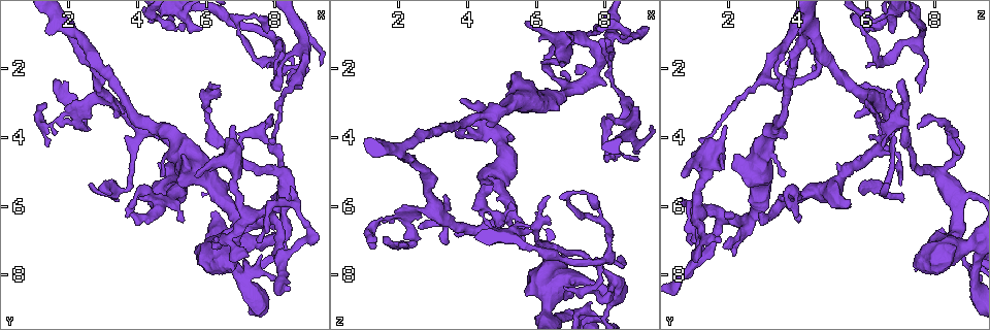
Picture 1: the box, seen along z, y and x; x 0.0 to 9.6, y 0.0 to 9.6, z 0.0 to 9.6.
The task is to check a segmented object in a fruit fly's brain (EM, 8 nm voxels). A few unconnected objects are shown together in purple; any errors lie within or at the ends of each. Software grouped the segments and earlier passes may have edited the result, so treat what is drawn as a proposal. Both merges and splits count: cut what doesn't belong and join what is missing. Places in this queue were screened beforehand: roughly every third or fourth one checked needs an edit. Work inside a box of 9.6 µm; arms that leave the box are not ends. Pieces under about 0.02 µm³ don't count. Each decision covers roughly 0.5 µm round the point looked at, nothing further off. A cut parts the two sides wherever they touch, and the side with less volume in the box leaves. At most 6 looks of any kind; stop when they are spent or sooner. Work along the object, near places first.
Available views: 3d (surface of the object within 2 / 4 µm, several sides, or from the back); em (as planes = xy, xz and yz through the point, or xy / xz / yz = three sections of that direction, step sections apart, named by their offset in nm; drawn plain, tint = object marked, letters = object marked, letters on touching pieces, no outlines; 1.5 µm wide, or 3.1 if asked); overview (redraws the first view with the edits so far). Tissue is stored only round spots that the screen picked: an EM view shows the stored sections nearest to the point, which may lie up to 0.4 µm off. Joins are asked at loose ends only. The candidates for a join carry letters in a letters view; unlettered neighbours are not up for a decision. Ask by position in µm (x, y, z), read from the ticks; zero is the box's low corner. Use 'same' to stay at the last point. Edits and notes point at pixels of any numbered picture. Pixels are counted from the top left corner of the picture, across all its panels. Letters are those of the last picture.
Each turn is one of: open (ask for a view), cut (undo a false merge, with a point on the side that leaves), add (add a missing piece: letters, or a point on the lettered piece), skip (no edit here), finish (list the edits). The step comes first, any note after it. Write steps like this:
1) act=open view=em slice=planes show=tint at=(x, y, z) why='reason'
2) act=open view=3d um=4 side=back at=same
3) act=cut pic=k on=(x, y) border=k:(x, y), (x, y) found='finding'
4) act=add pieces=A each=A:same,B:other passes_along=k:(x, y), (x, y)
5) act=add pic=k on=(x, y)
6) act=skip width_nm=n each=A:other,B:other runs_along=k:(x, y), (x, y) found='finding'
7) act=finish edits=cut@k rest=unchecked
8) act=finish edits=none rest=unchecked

act=open view=em slice=yz step=4 show=letters at=(8.25, 1.50, 4.55) why='an open end'

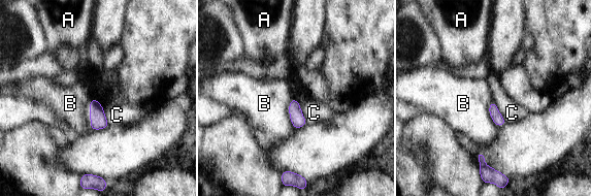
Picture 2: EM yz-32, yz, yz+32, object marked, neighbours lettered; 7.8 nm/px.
act=skip longest_contact=B:260nm each=A:other,B:other,C:other border=2:(294, 98), (306, 123) found='none of them fits'

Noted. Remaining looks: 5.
act=open view=em slice=planes show=letters at=(6.15, 4.90, 1.80) why='an open end'

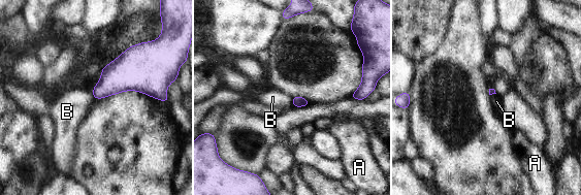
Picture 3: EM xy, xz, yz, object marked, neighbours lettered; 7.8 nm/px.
act=skip each=A:other,B:other border=3:(291, 97), (293, 105) found='none of them fits'

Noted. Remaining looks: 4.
act=open view=3d um=4 at=(7.20, 7.45, 1.10) why='free end'

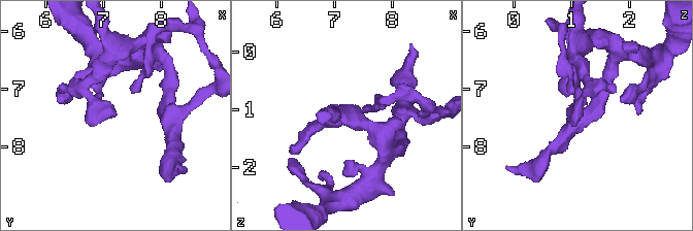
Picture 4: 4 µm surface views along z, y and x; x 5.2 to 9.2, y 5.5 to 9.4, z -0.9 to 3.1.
act=open view=em slice=xz step=4 show=letters at=(7.25, 7.45, 1.05)

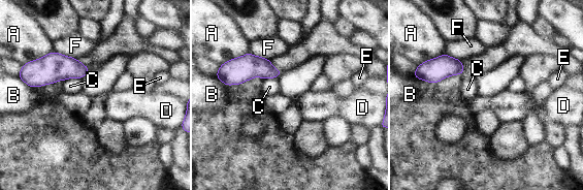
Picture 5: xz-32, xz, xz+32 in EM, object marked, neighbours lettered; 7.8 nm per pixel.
act=open view=em slice=planes show=letters at=same

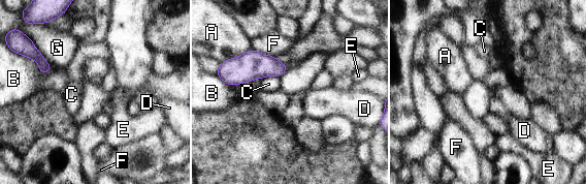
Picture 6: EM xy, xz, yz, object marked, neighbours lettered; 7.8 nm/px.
act=skip width_nm=160 longest_contact=A:260nm each=A:other,B:other,C:other,D:other,E:other,F:other,G:other found='no lettered piece goes on from it'

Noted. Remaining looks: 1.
act=finish edits=none rest=unchecked

